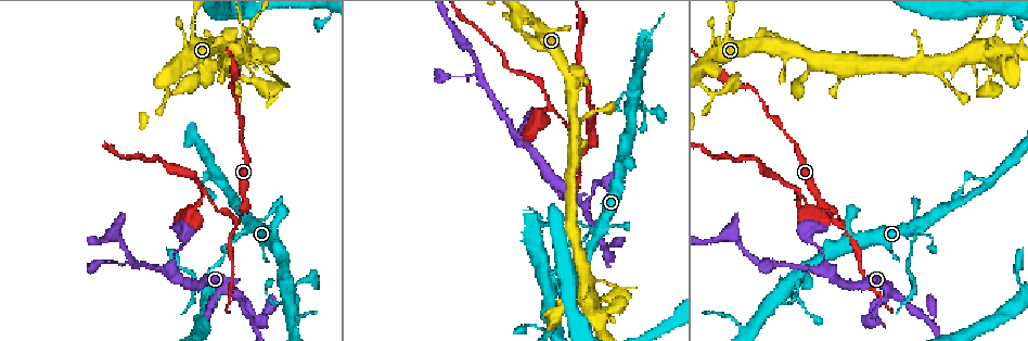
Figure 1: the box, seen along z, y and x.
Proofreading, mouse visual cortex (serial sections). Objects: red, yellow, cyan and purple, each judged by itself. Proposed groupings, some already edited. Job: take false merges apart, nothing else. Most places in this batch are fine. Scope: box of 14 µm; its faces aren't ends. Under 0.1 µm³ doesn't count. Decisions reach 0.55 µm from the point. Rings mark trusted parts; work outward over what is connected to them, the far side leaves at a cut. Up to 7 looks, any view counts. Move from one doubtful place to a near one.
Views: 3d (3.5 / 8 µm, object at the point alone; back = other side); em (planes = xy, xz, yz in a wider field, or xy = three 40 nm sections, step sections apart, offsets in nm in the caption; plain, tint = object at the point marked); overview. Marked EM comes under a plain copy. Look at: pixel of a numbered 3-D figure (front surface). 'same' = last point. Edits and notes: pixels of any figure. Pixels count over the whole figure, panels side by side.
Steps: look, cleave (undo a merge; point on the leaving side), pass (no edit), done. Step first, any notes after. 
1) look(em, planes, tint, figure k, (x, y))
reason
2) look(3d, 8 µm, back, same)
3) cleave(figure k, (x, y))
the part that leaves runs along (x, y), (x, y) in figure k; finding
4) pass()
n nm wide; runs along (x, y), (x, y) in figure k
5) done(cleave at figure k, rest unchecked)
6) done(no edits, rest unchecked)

look(3d, 8 µm, back, figure 1, (238, 218))
arms part here

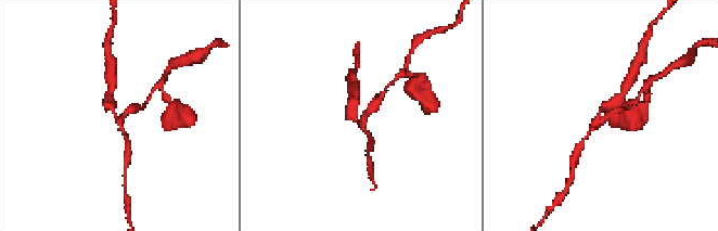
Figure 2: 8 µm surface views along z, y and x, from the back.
look(3d, 3.5 µm, back, figure 2, (118, 120))
closer look

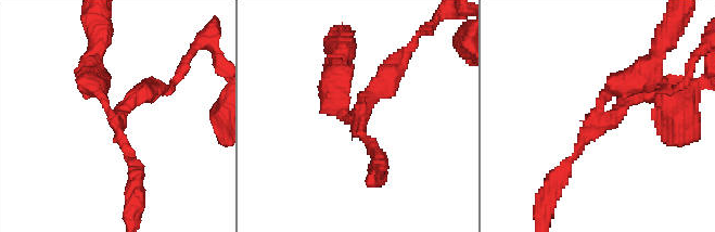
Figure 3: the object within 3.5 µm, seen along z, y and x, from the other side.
look(em, xy, step 3, tint, figure 3, (604, 117))
3 arms; arms of 150, 300, 350 nm

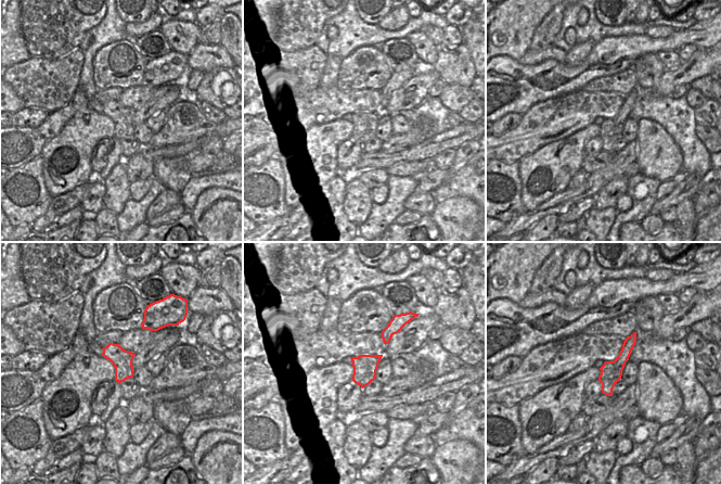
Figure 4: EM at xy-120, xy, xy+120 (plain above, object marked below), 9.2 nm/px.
cleave(figure 3, (393, 67))
220 nm wide; the part that leaves runs along (373, 98), (417, 34), (428, 31) in figure 3; two cells meet here

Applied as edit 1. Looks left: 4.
look(3d, 3.5 µm, figure 1, (253, 227))
two arms in line, one across

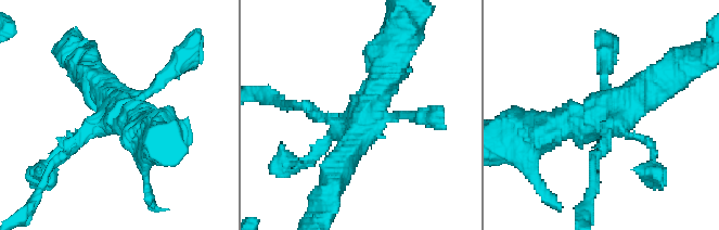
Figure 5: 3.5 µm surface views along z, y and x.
look(em, xy, step 2, tint, figure 5, (608, 116))

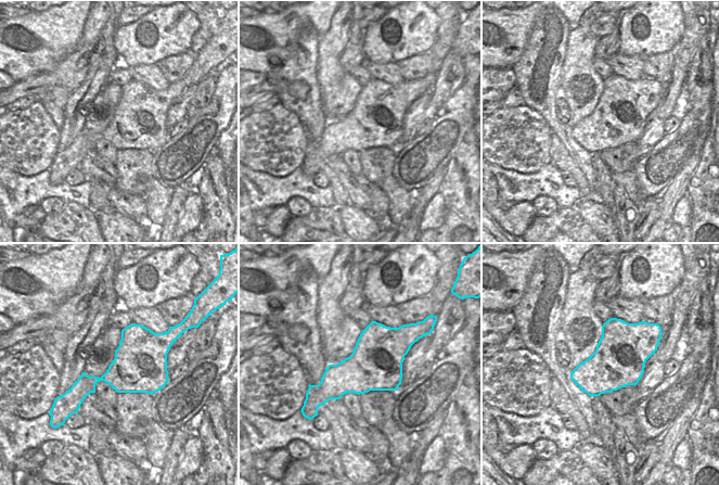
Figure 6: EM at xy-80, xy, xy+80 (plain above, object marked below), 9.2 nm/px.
cleave(figure 5, (598, 155))
480 nm wide; the part that leaves runs along (606, 129), (590, 203), (581, 213) in figure 5; two cells meet here

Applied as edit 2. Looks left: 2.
look(overview)

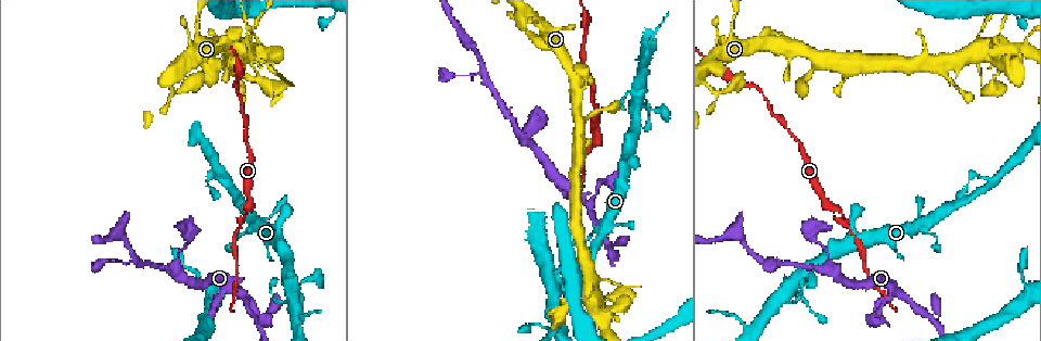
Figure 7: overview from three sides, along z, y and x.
look(3d, 3.5 µm, figure 7, (989, 49))
four or more arms meet

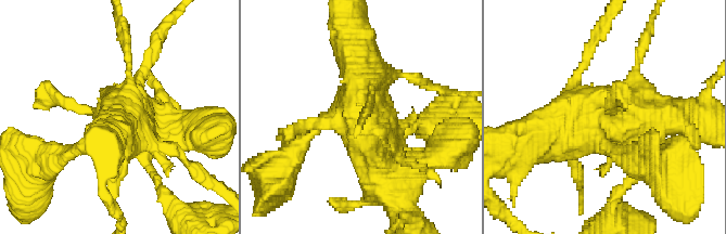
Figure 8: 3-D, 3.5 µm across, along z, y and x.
pass()
runs along (352, 35), (379, 168) in figure 8; all the same cell

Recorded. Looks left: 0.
done(cleave at figure 3, cleave at figure 5, rest unchecked)

